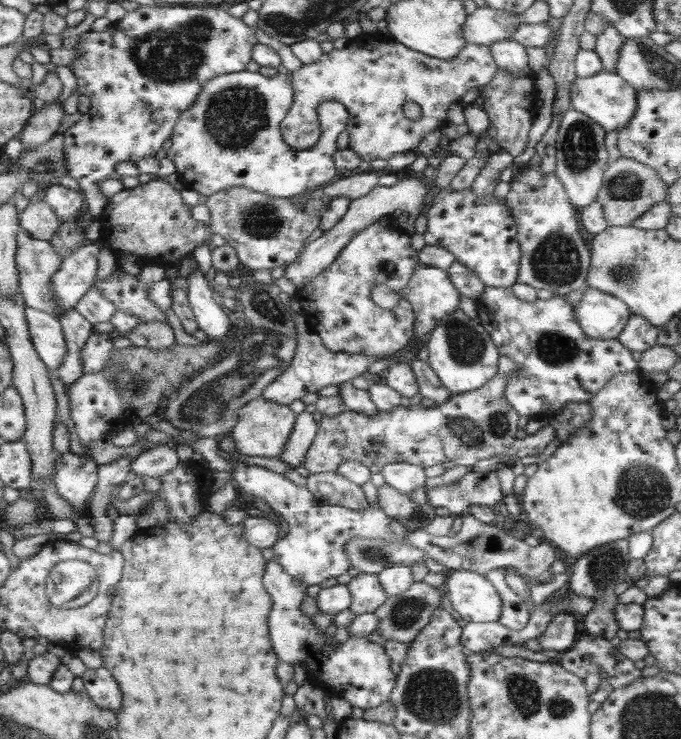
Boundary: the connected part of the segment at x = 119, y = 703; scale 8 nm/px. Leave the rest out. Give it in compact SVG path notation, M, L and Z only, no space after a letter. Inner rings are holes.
M108 667L89 668L82 678L88 694L94 698L94 702L97 702L98 706L120 714L120 710L124 706L124 692L122 692L120 682L114 678L114 674Z

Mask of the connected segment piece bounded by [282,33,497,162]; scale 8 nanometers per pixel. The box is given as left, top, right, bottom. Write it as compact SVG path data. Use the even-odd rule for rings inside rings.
M362 33L358 38L348 42L342 50L334 49L331 54L326 53L322 60L314 64L305 64L293 73L294 87L296 87L296 102L290 114L282 124L284 138L298 149L314 148L322 138L322 119L318 115L318 106L322 102L338 101L344 103L350 111L349 129L352 142L350 149L360 153L364 160L374 162L378 158L392 160L394 154L416 150L422 143L435 138L439 129L450 123L450 106L460 102L470 90L484 87L497 74L497 62L490 47L467 44L466 48L454 60L436 58L434 55L424 54L395 40L391 34L374 36ZM414 101L423 108L422 119L412 120L405 113L406 102Z

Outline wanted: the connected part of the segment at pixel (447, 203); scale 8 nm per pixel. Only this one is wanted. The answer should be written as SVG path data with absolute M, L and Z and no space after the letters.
M448 187L435 197L427 217L427 245L450 250L456 261L470 268L485 286L511 288L517 283L521 260L518 228L504 198L498 198L494 194L478 198L472 188L452 190Z

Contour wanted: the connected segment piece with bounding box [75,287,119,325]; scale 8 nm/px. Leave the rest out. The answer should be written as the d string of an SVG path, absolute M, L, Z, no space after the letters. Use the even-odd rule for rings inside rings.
M92 288L78 307L78 310L92 325L101 322L112 322L119 312L119 307L104 295L104 291L100 288Z

